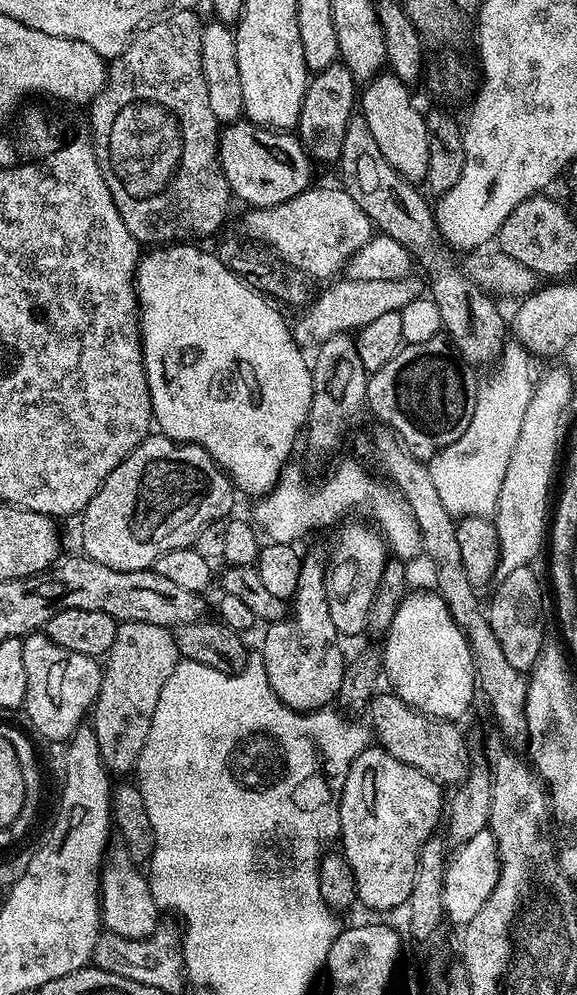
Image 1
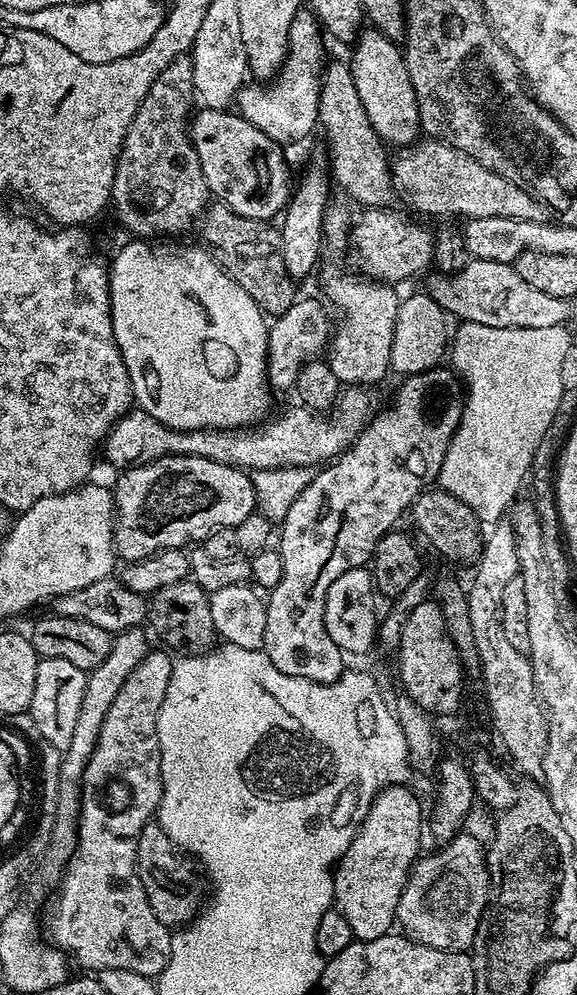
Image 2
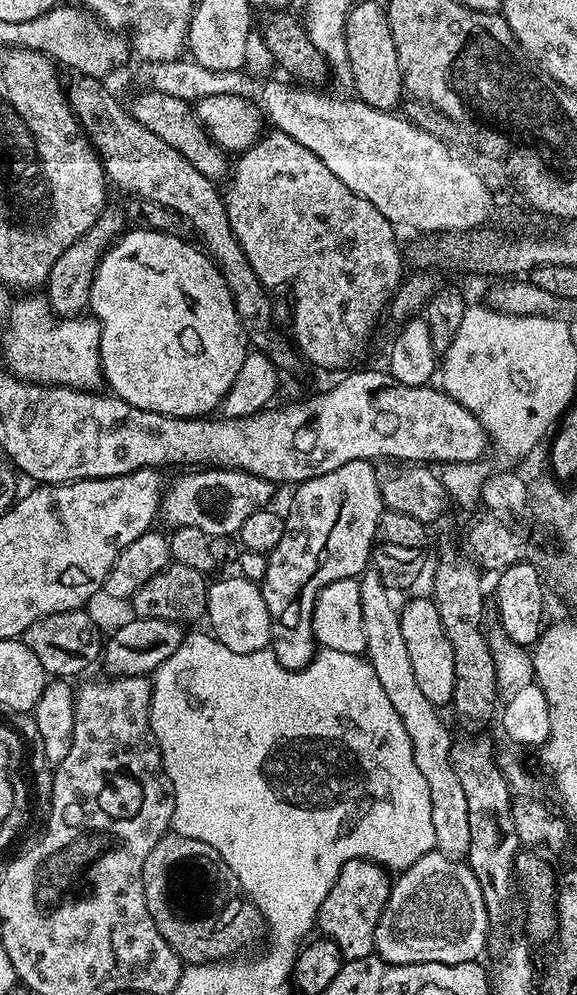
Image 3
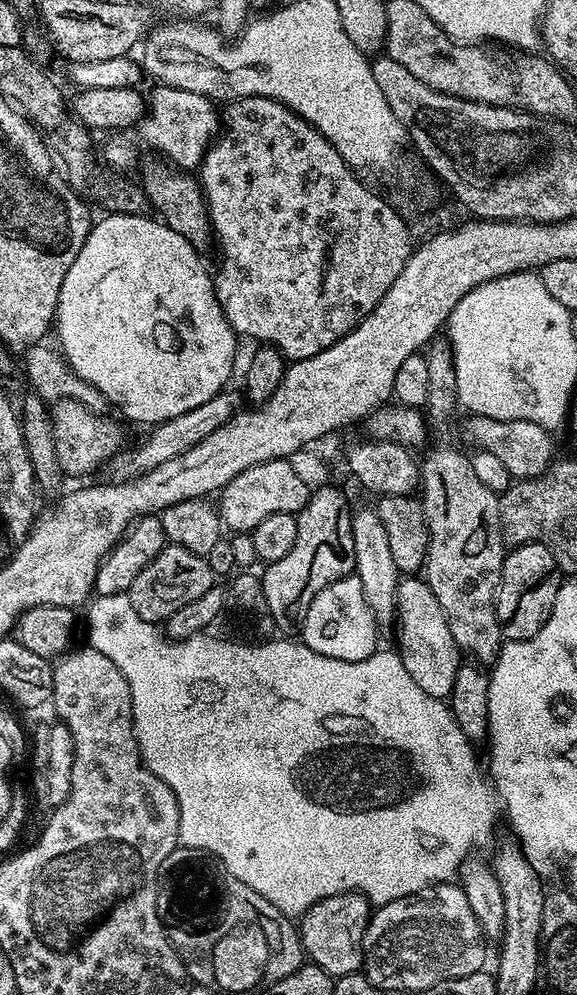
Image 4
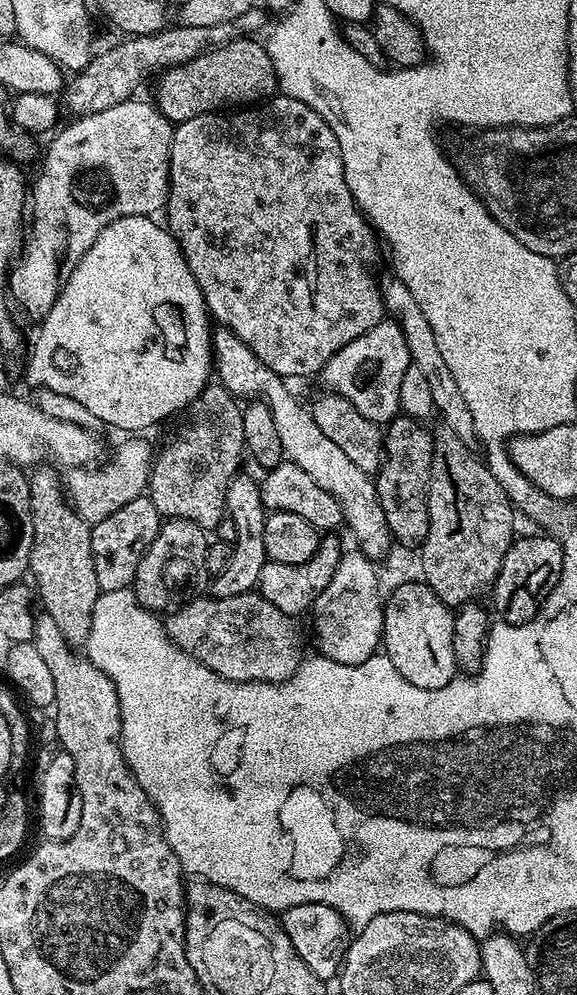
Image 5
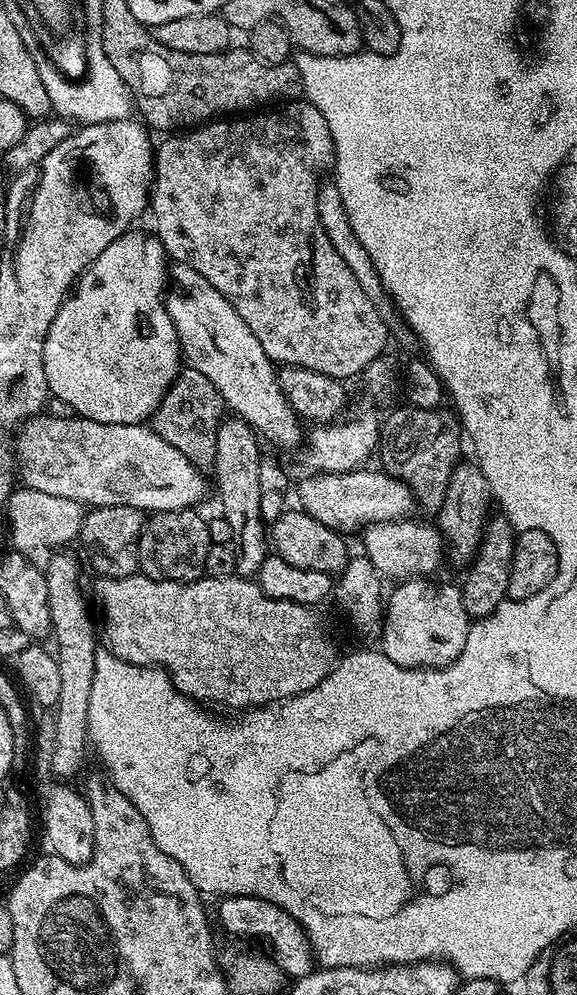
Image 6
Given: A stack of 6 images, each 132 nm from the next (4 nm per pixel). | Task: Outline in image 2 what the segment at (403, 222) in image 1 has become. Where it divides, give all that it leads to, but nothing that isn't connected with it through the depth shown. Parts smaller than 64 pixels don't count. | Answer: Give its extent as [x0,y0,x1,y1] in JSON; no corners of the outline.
[319,60,394,208]

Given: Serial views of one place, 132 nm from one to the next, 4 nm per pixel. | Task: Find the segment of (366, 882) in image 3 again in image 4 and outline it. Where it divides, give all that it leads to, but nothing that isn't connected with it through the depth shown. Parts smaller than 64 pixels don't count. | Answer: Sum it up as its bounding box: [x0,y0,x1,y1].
[298,892,370,978]

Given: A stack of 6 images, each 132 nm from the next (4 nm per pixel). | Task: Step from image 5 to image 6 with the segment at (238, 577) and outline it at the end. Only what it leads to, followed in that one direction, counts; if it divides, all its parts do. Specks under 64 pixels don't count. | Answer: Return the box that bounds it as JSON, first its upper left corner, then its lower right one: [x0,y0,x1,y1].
[211,414,266,577]

